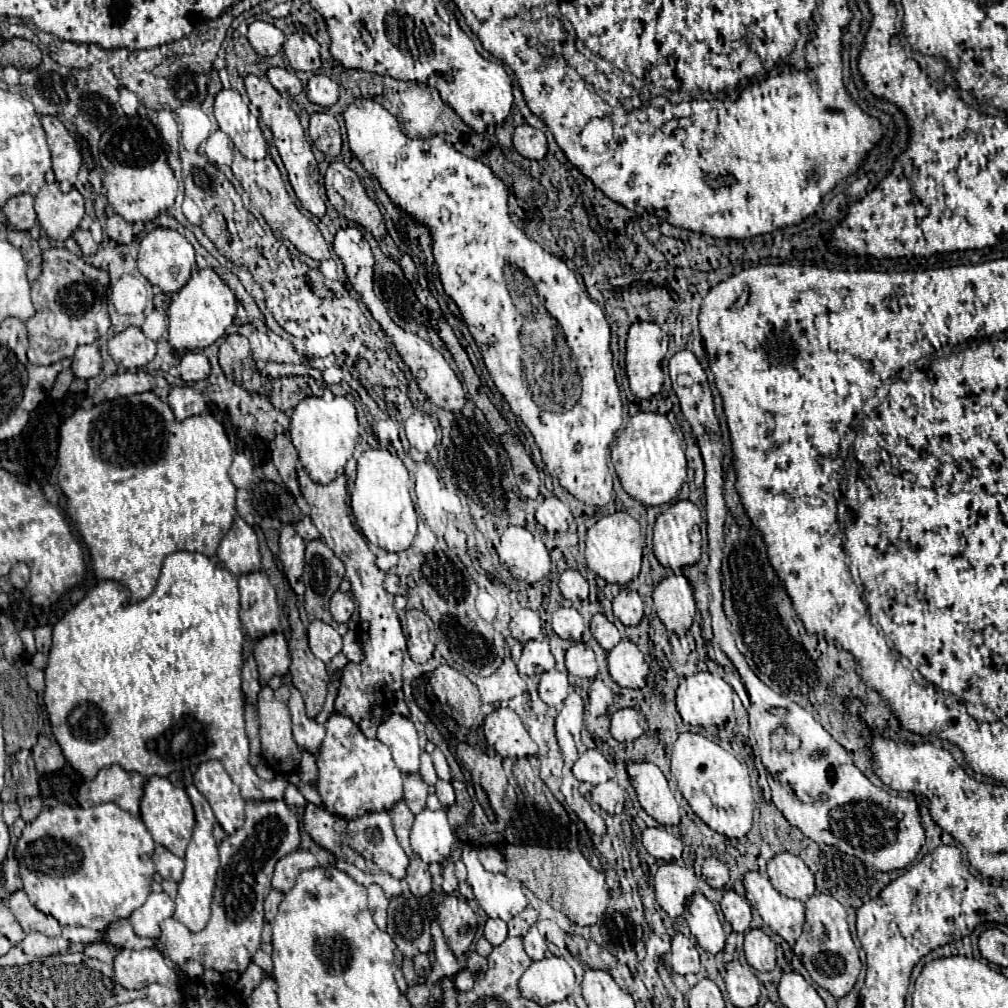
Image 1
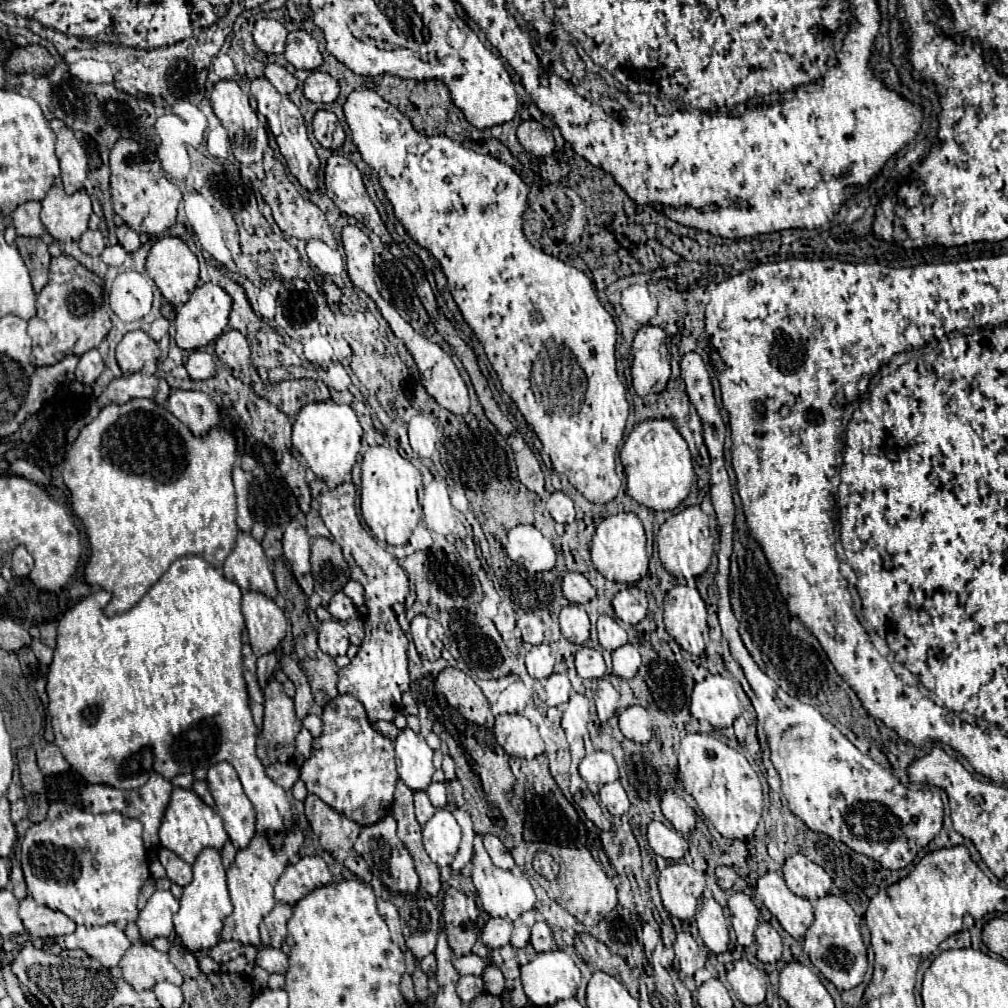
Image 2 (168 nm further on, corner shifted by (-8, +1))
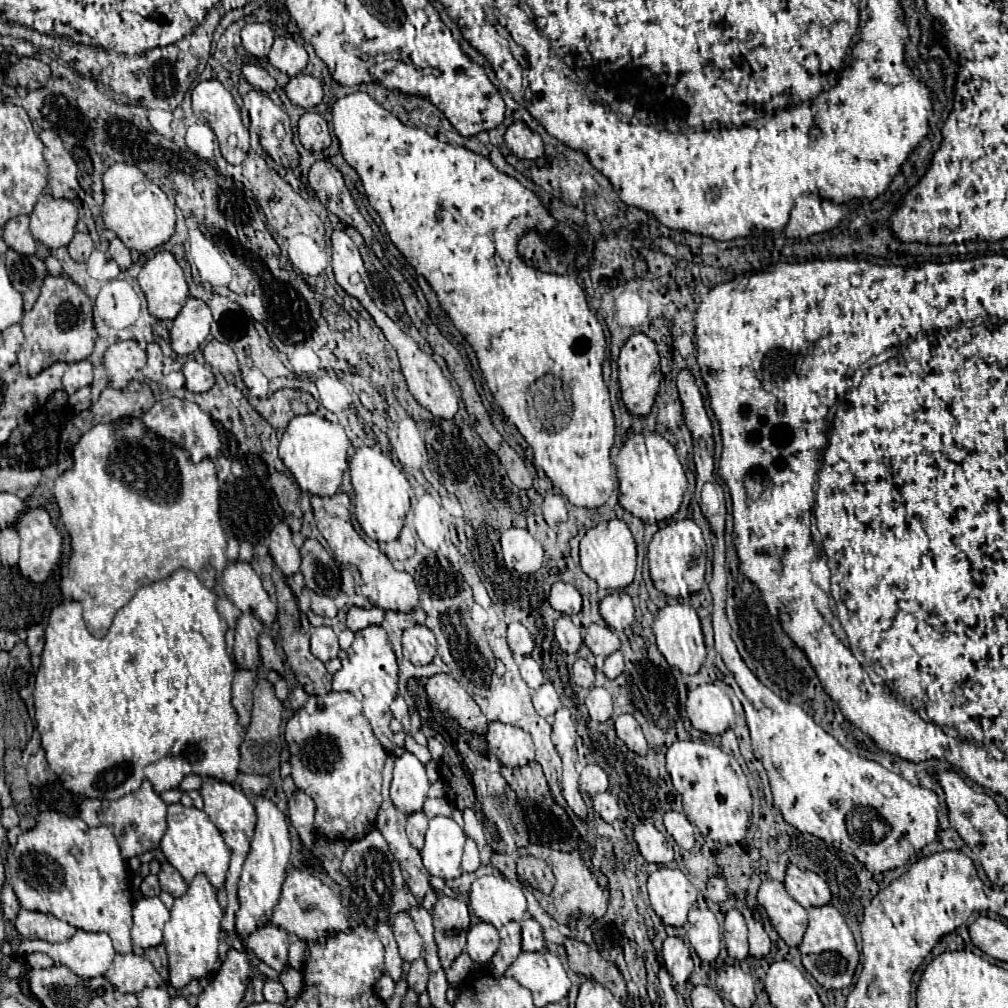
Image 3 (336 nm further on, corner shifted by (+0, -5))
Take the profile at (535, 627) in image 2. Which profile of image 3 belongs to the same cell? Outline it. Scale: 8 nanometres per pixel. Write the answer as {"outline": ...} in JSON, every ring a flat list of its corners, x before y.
{"outline":[[511,622,507,630,507,642,515,656,529,656,535,648,535,642,529,634,529,630,521,622]]}

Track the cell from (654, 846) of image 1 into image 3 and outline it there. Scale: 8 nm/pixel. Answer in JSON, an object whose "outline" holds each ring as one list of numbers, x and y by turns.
{"outline":[[639,824,635,828,635,842,641,856,651,864,669,864,673,860,673,846,669,840,653,826,653,824]]}

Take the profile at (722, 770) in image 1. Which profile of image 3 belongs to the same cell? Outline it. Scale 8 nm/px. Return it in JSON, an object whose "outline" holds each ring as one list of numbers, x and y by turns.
{"outline":[[687,740,687,742,673,742,667,750,667,772,671,774,675,790,683,798,683,810,691,824,695,824,703,836,719,842,719,844,737,844,747,834,747,824,751,816,751,792,747,786,747,776,739,762,725,754,721,748,713,744,705,744,701,740]]}

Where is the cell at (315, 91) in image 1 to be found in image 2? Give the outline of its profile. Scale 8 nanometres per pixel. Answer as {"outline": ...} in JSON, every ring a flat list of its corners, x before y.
{"outline":[[315,70,303,84,303,94,311,102,331,104,339,96,339,84,335,78,331,78,327,72]]}

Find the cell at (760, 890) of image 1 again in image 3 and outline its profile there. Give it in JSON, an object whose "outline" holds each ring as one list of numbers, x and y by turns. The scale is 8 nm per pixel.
{"outline":[[765,880,757,892,757,900,767,910,777,934,789,946,797,946,807,930,807,910,787,894,783,882]]}

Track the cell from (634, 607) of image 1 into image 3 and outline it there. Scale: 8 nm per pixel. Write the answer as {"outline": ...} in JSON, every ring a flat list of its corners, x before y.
{"outline":[[611,592,601,600,601,616,613,630,625,630,635,616,631,596,625,592]]}

